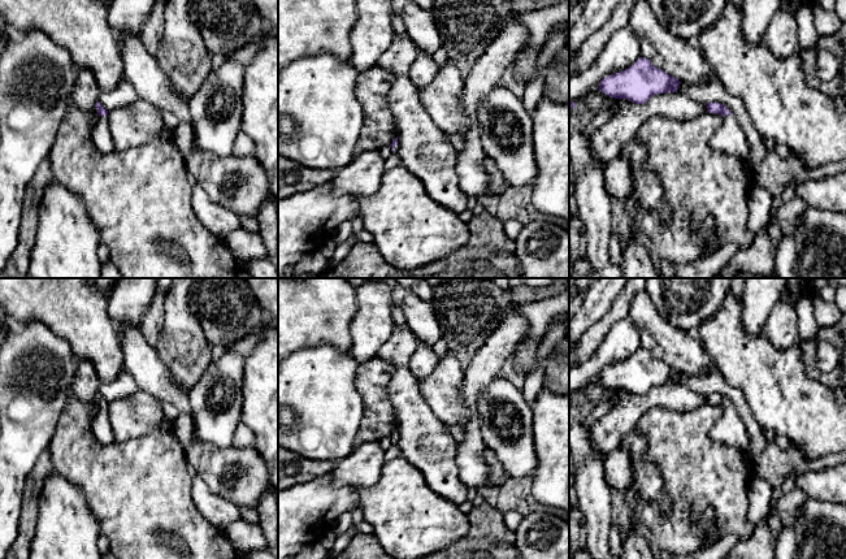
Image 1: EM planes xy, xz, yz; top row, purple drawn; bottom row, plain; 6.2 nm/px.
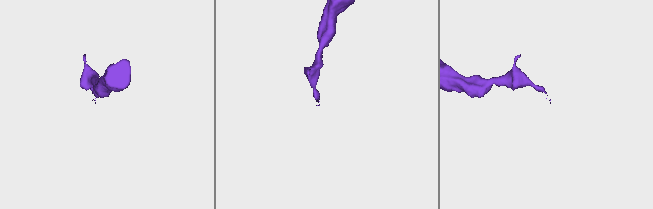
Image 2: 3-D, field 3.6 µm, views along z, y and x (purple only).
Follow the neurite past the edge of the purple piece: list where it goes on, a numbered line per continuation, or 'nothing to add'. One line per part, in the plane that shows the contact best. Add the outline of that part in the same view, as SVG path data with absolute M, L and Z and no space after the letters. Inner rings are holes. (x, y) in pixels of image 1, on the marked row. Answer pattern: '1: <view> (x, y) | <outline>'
nothing to add

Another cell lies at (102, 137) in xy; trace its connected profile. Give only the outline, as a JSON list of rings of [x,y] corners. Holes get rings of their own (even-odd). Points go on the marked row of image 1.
[[[100,116],[92,133],[92,140],[103,153],[110,153],[114,151],[113,139],[108,127],[108,116]]]

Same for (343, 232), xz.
[[[352,221],[343,222],[335,229],[331,239],[337,244],[339,244],[351,238],[352,230],[353,230]]]

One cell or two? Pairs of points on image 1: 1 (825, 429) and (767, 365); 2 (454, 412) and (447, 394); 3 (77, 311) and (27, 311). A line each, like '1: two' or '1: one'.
1: one
2: one
3: one

